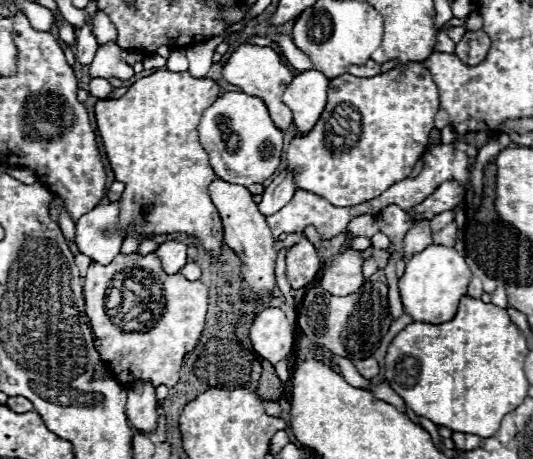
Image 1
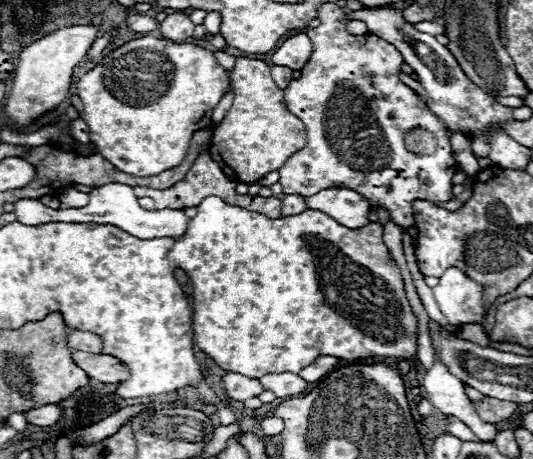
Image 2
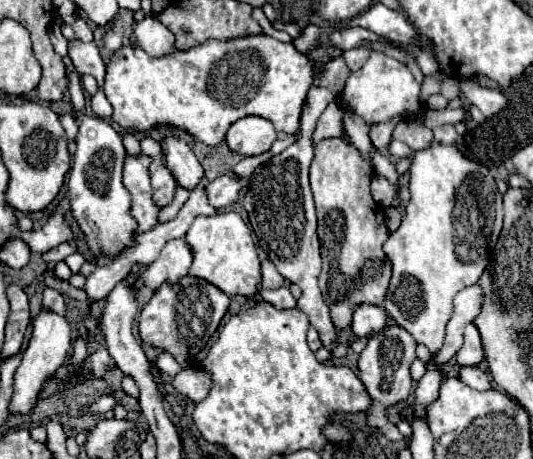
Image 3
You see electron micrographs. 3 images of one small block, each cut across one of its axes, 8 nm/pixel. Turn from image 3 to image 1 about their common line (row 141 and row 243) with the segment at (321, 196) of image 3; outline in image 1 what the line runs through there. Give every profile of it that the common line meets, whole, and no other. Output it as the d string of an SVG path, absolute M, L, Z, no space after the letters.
M342 232L330 240L322 240L322 278L320 286L334 296L354 294L362 284L362 252L348 246L348 236Z

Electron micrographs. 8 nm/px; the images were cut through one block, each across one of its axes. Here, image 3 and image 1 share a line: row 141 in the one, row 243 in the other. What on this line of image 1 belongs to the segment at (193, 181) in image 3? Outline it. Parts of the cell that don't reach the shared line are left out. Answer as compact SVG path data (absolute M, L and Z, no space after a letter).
M170 240L170 242L160 244L154 254L160 258L162 268L164 268L166 274L180 272L184 268L184 264L188 262L188 258L186 258L186 246L182 242L178 242L178 240Z

